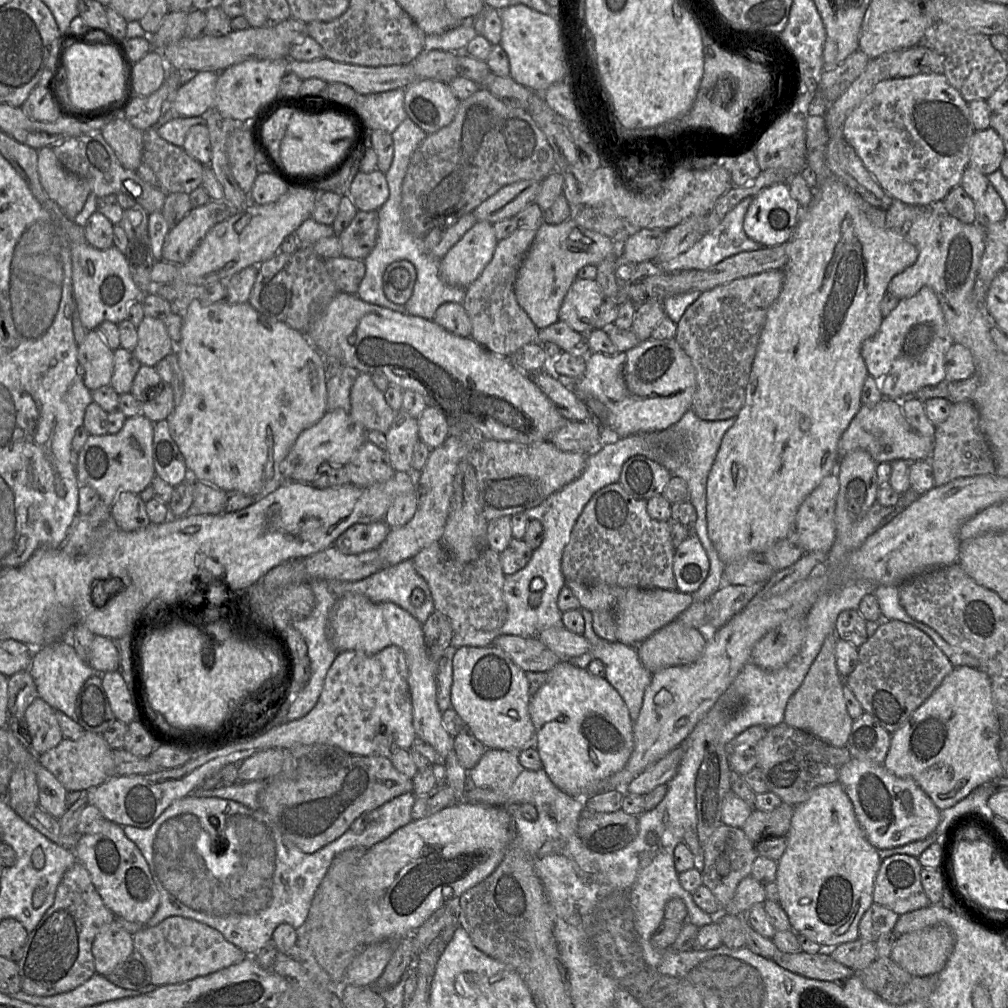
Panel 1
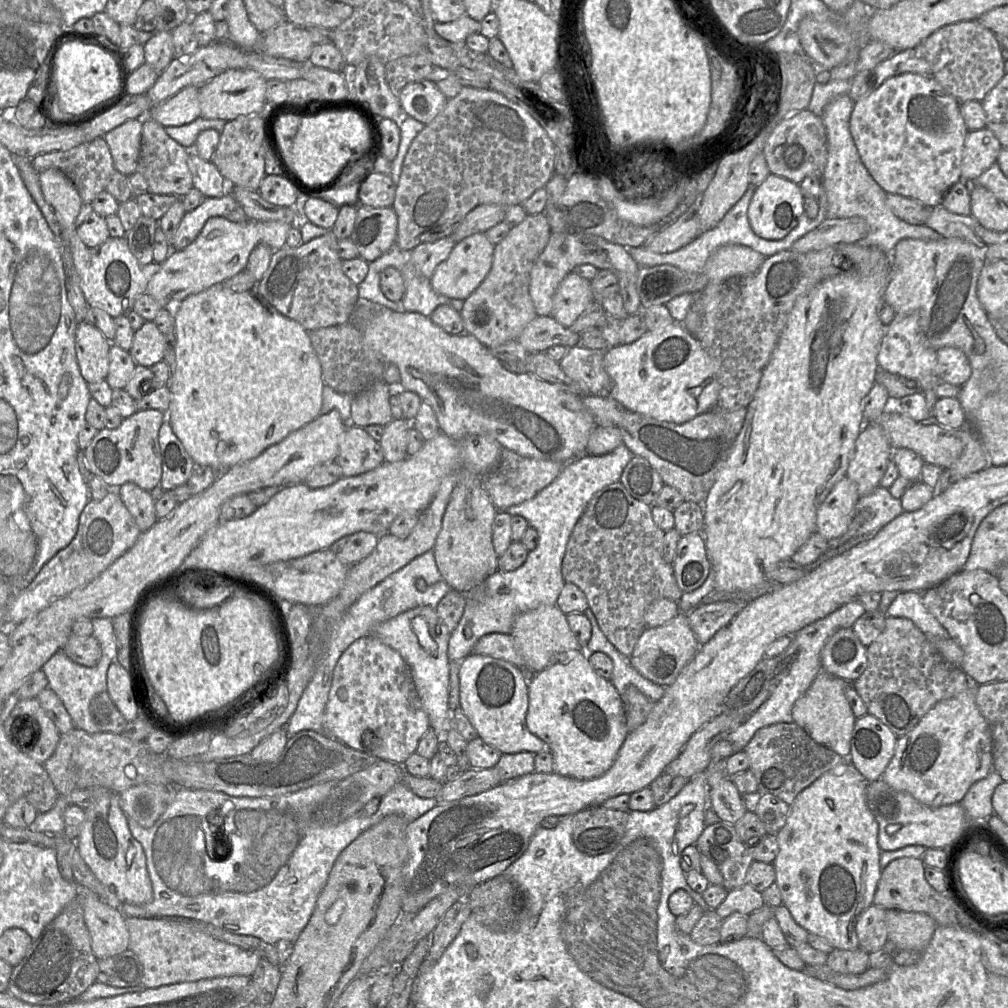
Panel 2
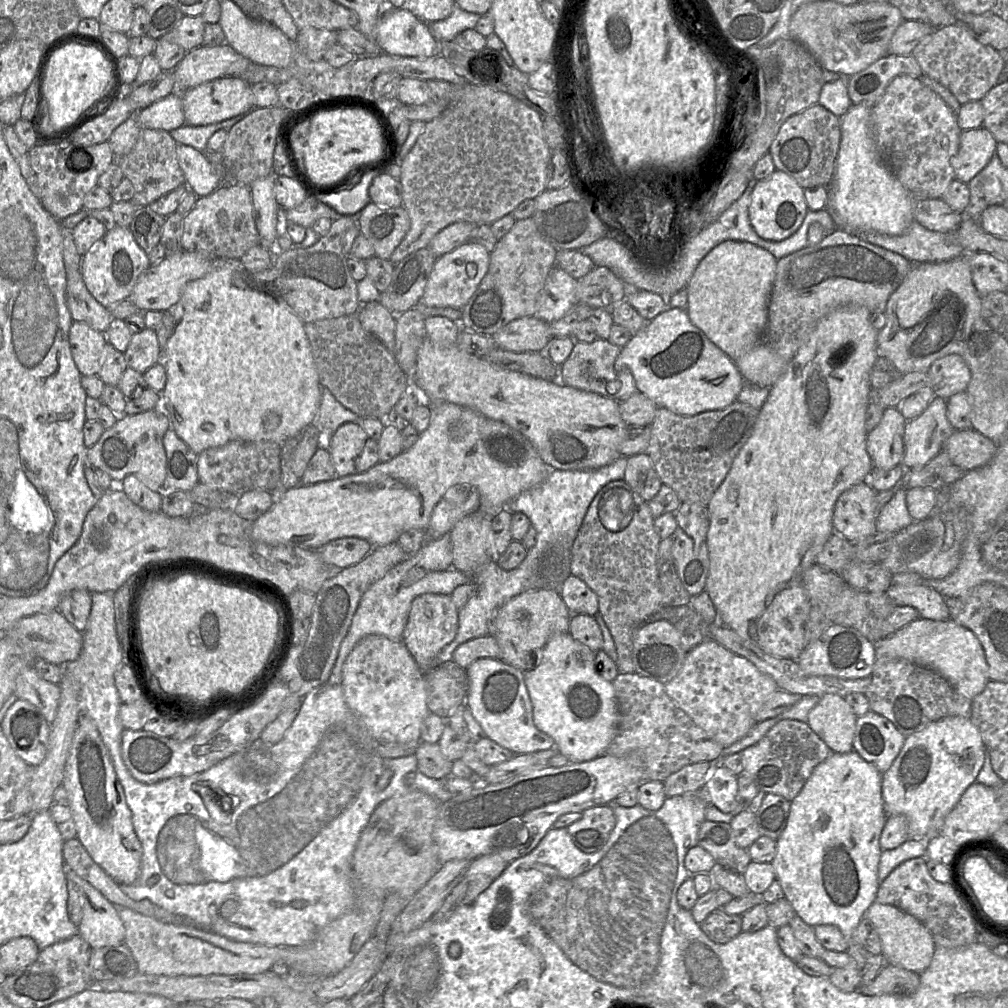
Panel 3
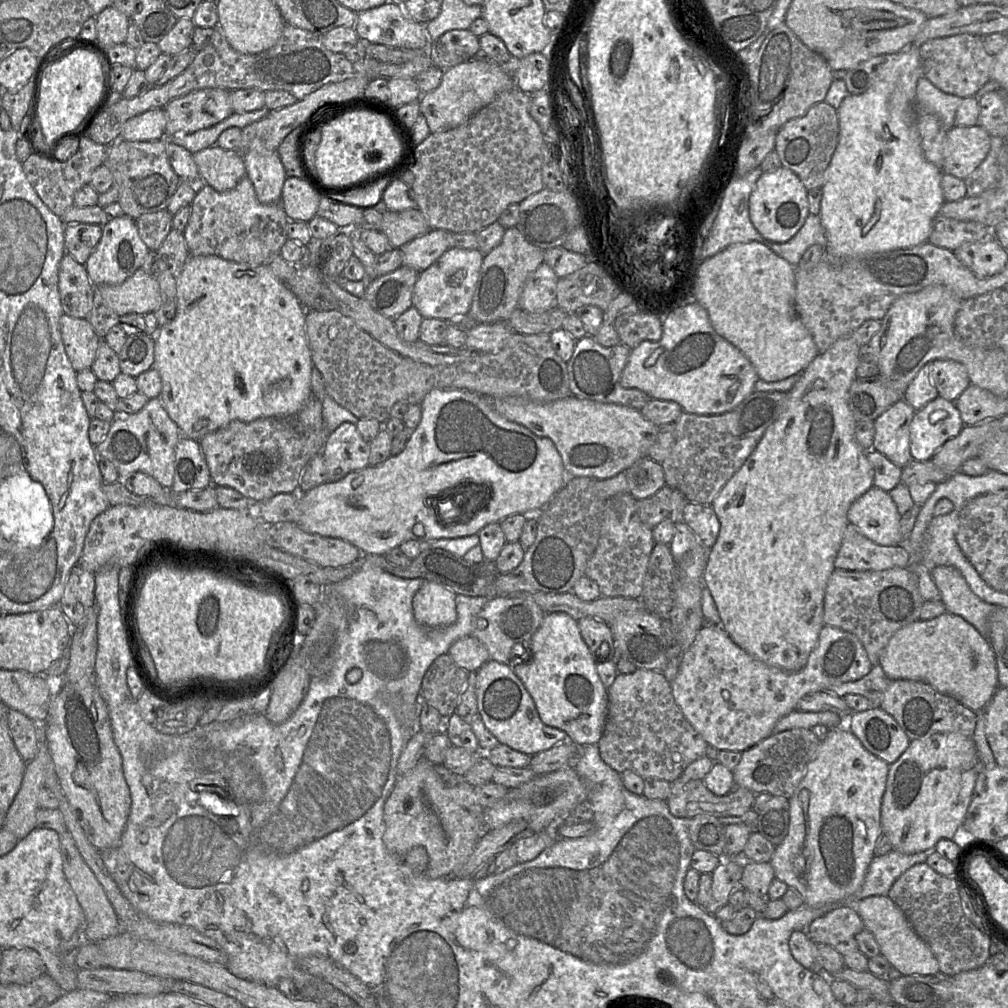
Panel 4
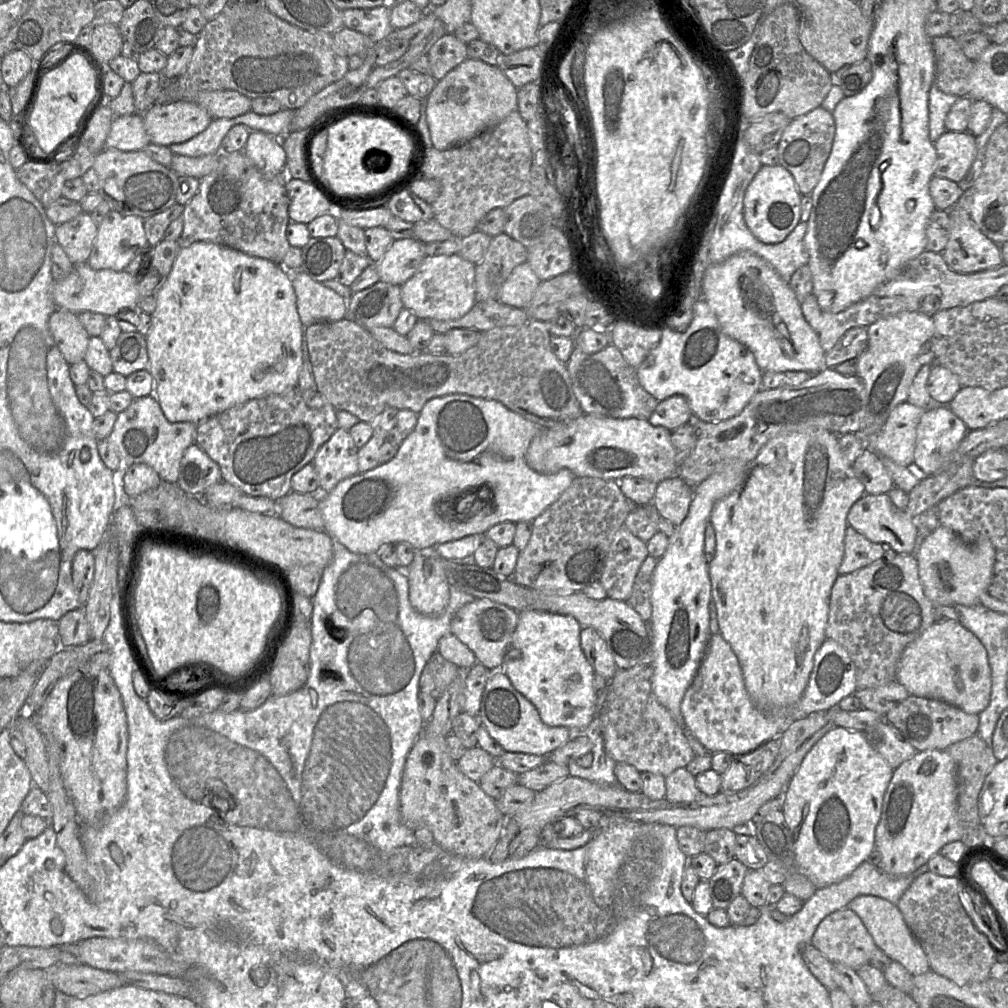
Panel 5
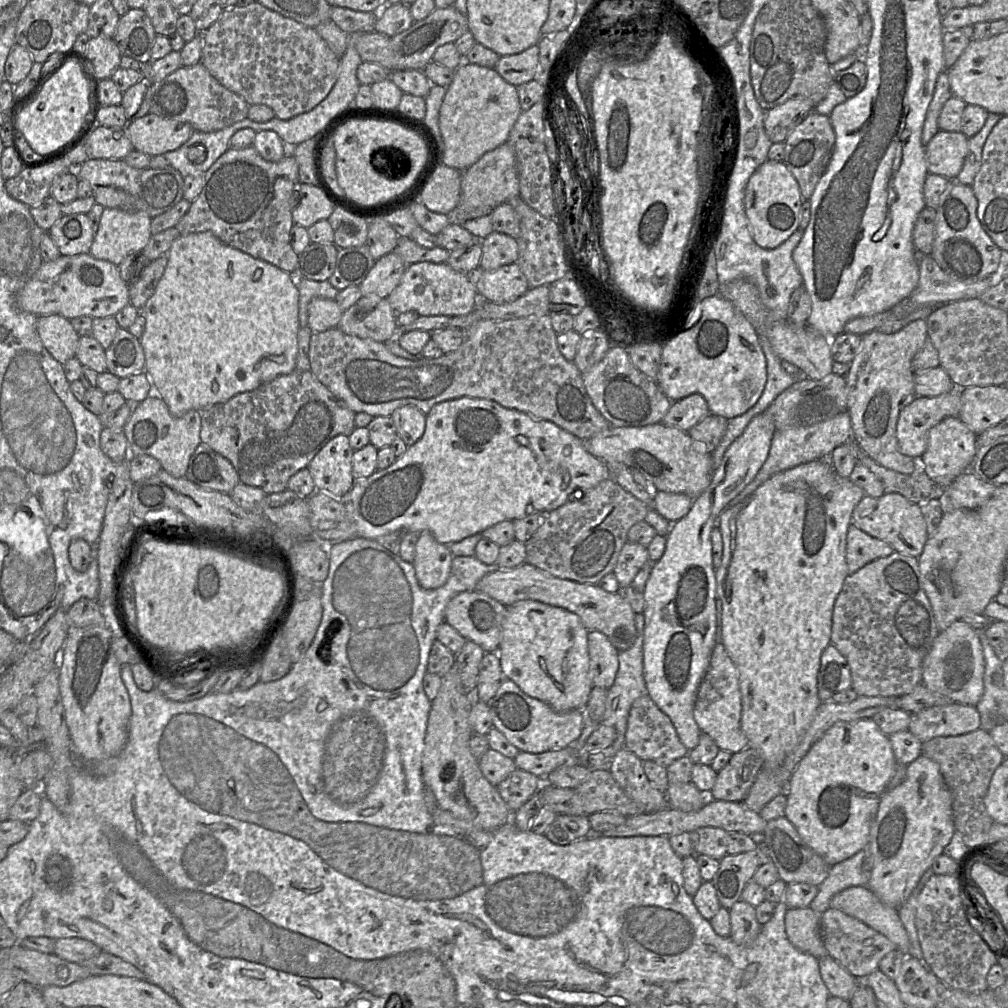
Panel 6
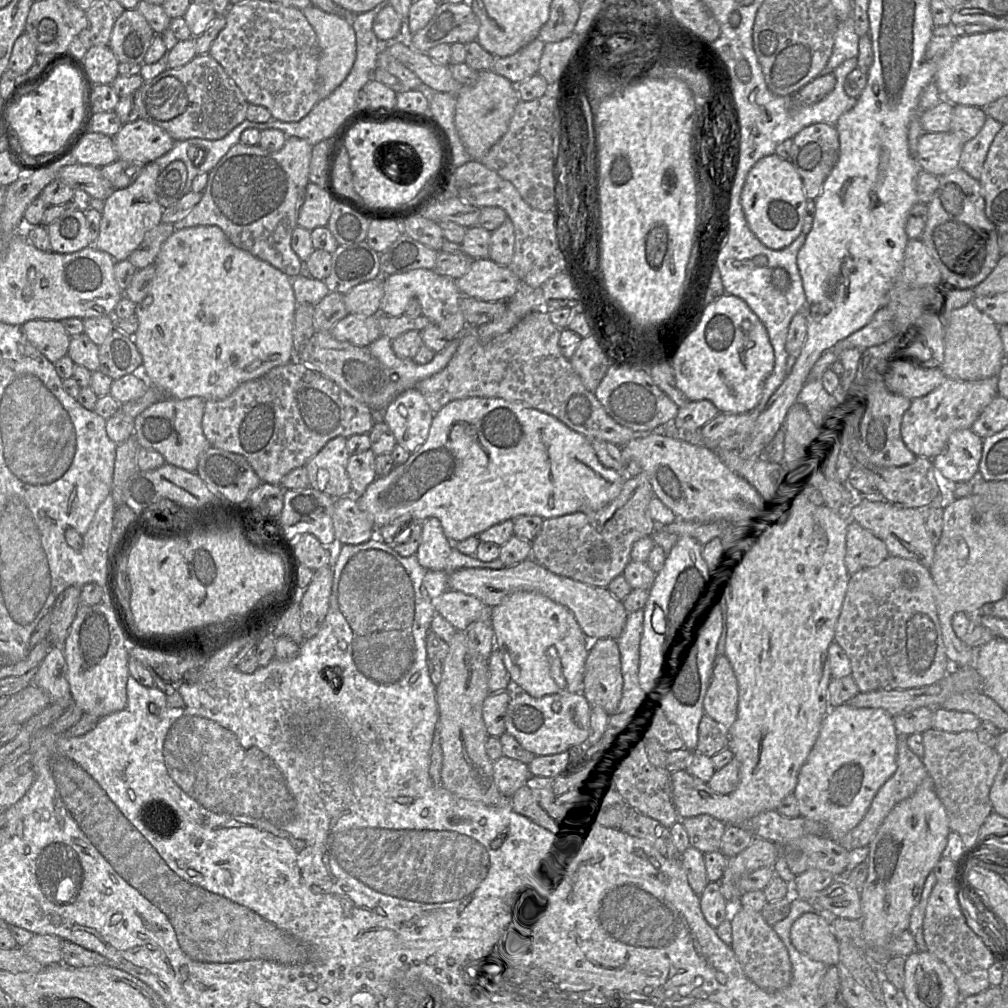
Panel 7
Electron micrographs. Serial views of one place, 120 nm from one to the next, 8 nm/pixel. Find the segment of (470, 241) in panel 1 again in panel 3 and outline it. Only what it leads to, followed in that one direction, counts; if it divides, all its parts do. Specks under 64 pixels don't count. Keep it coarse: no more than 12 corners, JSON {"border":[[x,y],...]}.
{"border":[[469,241],[437,257],[420,301],[462,309],[489,251]]}

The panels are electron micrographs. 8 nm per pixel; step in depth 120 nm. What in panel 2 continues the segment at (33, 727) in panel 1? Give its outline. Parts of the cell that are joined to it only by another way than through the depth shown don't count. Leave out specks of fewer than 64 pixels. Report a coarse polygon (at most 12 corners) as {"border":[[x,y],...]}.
{"border":[[36,698],[19,699],[3,725],[42,765],[61,736]]}

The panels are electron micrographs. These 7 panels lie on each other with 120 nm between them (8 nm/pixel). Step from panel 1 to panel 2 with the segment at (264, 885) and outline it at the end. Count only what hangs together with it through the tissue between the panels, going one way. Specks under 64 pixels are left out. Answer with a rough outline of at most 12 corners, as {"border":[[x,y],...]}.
{"border":[[338,780],[272,797],[178,788],[128,818],[153,898],[275,945],[306,927],[339,854],[438,806],[402,782],[370,817],[314,812]]}

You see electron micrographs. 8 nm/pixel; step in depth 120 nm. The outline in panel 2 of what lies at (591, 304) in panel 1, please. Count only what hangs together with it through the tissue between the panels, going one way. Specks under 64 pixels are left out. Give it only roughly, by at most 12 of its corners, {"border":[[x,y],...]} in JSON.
{"border":[[572,271],[551,316],[568,328],[593,301],[590,281]]}

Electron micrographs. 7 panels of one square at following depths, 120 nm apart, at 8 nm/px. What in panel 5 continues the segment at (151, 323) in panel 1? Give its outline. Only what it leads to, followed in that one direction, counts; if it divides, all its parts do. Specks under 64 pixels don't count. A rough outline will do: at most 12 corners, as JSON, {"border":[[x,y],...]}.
{"border":[[121,332],[109,351],[124,377],[147,369],[145,336]]}

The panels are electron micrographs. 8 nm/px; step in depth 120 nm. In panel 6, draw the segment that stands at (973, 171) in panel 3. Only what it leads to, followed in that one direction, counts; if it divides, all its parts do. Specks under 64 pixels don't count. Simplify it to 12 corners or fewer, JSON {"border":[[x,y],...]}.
{"border":[[939,130],[925,146],[928,172],[955,180],[968,139]]}

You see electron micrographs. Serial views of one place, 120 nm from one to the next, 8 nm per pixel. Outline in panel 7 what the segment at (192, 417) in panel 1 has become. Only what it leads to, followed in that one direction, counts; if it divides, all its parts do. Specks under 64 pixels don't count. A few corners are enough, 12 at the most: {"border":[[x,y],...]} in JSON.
{"border":[[218,226],[161,245],[129,337],[166,397],[295,359],[291,278]]}

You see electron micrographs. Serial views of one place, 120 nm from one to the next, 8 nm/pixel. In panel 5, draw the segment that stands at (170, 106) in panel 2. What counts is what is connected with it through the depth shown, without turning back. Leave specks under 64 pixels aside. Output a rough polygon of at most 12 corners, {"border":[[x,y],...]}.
{"border":[[143,114],[114,118],[104,147],[137,151],[150,143]]}

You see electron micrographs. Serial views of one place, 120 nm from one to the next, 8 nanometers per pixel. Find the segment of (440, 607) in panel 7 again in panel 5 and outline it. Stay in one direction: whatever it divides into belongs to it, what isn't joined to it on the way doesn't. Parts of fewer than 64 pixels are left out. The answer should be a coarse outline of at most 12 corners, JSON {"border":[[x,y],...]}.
{"border":[[475,598],[451,633],[491,671],[501,670],[519,612]]}

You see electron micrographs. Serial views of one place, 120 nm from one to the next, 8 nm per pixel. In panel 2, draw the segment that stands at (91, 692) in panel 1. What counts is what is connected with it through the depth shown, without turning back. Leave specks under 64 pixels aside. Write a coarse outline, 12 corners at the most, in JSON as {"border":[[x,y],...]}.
{"border":[[108,691],[90,702],[100,732],[121,734],[128,721]]}

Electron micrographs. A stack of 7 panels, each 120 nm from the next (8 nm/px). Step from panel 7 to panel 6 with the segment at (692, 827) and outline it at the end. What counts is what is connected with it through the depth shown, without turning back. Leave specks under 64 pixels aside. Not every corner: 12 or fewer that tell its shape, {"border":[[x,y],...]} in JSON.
{"border":[[715,827],[690,832],[693,855],[721,860],[730,833]]}

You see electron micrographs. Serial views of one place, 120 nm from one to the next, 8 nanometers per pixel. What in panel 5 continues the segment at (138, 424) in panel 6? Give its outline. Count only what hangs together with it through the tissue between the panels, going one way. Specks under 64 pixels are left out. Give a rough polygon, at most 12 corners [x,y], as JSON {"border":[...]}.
{"border":[[134,398],[110,435],[122,461],[176,484],[197,424]]}

